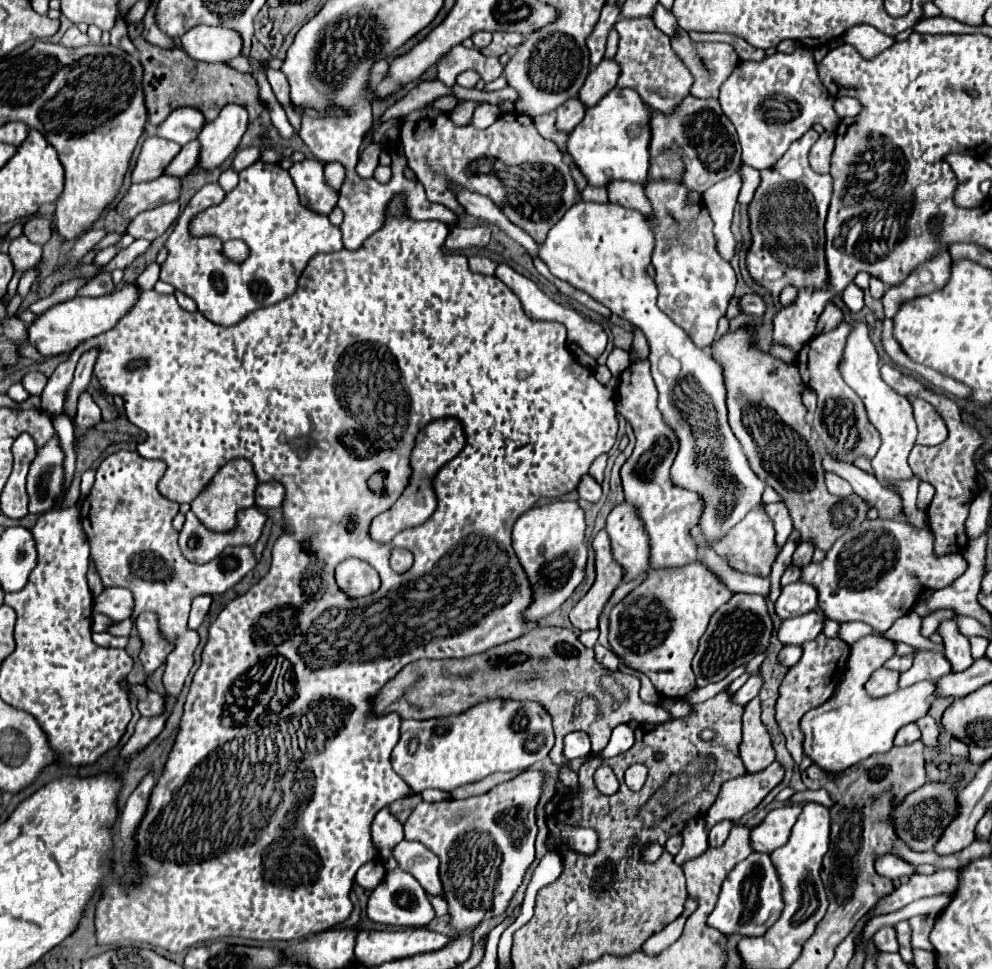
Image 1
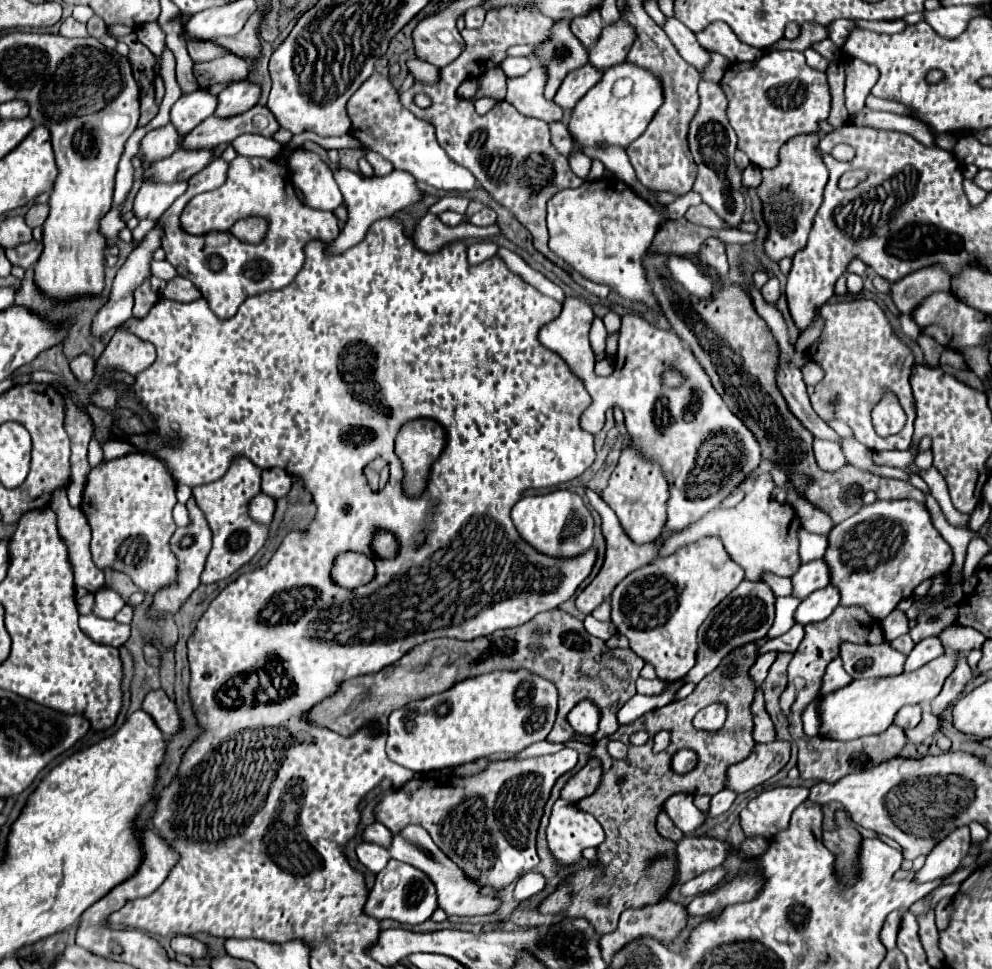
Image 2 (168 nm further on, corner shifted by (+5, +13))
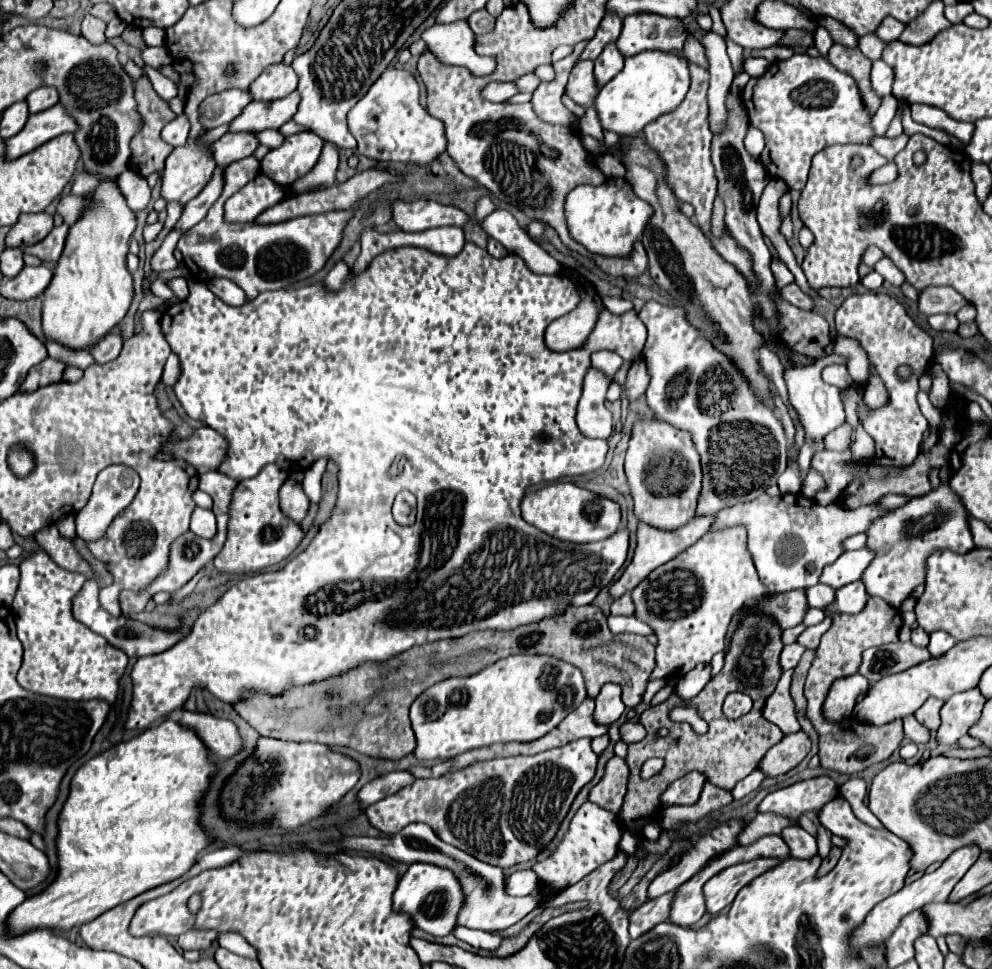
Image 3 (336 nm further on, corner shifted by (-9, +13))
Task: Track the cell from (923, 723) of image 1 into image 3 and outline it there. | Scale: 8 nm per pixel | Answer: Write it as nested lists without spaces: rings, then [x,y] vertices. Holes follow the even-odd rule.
[[[906,716],[906,718],[904,718],[904,734],[906,734],[912,742],[916,742],[916,744],[926,744],[926,742],[930,740],[928,728],[920,726],[914,716]]]

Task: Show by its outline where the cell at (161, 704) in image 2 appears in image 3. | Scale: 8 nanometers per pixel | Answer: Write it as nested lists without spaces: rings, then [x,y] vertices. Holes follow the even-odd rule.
[[[184,710],[180,724],[194,728],[198,732],[198,736],[202,738],[202,742],[212,750],[212,754],[222,760],[236,756],[244,748],[238,728],[232,720],[222,720],[212,714],[204,714],[204,712],[186,712]]]

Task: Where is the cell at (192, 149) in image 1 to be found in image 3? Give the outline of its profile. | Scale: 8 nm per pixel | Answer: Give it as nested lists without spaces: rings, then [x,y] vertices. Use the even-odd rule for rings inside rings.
[[[294,90],[292,94],[274,100],[274,102],[250,102],[244,112],[230,122],[232,132],[262,132],[266,128],[280,128],[288,122],[298,108],[300,94]]]

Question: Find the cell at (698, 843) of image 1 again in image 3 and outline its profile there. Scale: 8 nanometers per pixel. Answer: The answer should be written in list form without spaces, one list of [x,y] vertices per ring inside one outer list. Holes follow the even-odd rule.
[[[688,772],[686,776],[672,782],[664,790],[664,796],[660,796],[660,806],[666,808],[666,804],[694,804],[700,798],[704,782],[706,782],[704,774]]]

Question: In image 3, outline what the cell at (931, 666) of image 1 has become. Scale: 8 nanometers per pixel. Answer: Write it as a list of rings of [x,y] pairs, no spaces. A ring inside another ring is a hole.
[[[932,632],[932,634],[930,634],[928,650],[930,650],[932,656],[942,656],[942,654],[946,654],[954,644],[956,644],[956,640],[954,640],[948,632]]]

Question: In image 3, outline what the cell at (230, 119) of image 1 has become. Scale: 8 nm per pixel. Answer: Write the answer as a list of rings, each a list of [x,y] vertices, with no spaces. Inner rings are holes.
[[[280,62],[280,64],[272,64],[268,66],[250,86],[250,92],[254,96],[254,100],[264,100],[264,102],[270,102],[270,100],[278,100],[280,96],[288,96],[290,92],[296,90],[296,84],[298,84],[298,76],[296,72]]]

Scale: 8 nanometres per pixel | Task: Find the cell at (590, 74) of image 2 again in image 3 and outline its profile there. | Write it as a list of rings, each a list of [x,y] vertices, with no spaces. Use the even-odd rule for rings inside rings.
[[[616,42],[608,44],[608,48],[604,48],[604,52],[594,60],[594,76],[598,86],[608,84],[624,66],[624,56],[622,52],[616,48]]]

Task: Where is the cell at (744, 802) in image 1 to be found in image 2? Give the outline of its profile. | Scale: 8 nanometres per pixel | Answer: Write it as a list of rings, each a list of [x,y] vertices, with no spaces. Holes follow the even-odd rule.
[[[776,740],[770,744],[756,744],[748,758],[732,764],[726,772],[726,786],[742,794],[780,772],[790,758],[790,744]]]

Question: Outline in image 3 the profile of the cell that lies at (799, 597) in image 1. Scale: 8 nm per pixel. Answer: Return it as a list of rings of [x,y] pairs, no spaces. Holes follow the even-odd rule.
[[[864,546],[860,550],[848,550],[834,564],[824,568],[820,582],[828,584],[832,588],[840,588],[854,580],[860,580],[864,570],[872,562],[872,558],[874,558],[874,550],[868,546]]]

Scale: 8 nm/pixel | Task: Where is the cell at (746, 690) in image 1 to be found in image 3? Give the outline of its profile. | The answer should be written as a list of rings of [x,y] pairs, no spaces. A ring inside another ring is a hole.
[[[794,642],[794,644],[790,644],[790,646],[784,646],[784,650],[782,650],[782,654],[780,654],[780,666],[782,666],[782,670],[796,668],[796,664],[800,662],[804,650],[806,650],[806,648],[804,648],[802,644],[798,644],[798,642]]]

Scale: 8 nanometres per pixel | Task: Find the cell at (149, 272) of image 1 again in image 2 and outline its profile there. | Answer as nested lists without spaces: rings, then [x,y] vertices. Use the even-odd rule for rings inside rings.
[[[144,278],[144,282],[134,290],[134,316],[142,318],[148,314],[148,310],[152,308],[152,304],[158,300],[158,296],[152,292],[150,288],[150,278]]]

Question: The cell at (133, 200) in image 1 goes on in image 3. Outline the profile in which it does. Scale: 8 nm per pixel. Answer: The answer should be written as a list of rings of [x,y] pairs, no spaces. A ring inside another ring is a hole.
[[[226,132],[212,144],[212,152],[218,166],[228,166],[240,158],[252,156],[258,146],[260,142],[252,132]]]

